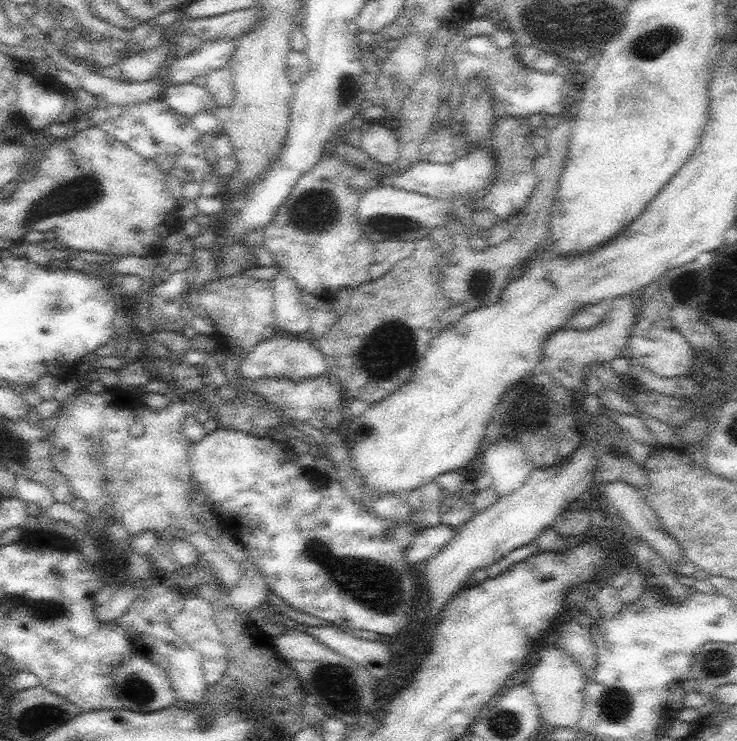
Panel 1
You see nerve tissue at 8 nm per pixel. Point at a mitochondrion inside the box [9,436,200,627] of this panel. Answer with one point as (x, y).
(115, 564)

